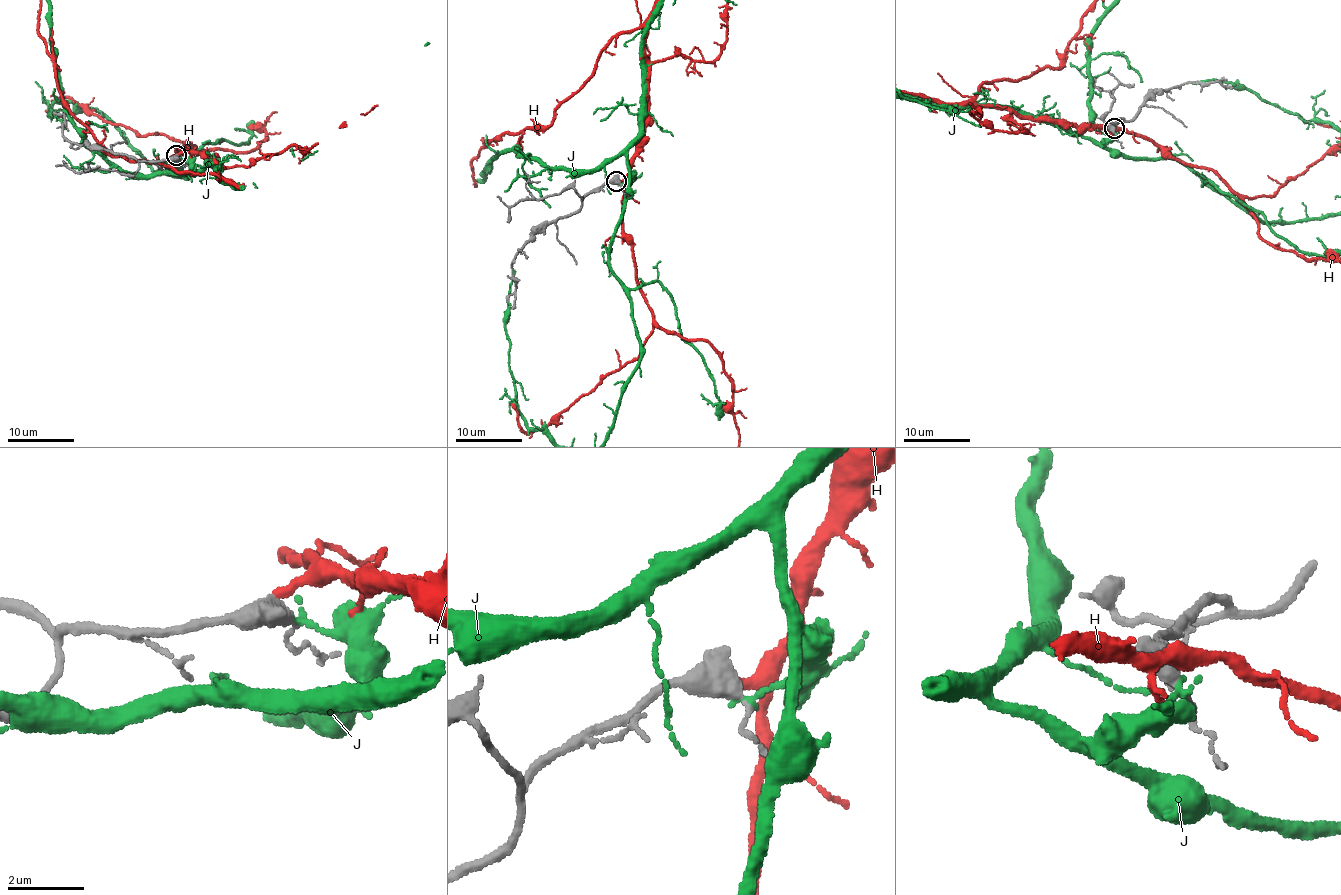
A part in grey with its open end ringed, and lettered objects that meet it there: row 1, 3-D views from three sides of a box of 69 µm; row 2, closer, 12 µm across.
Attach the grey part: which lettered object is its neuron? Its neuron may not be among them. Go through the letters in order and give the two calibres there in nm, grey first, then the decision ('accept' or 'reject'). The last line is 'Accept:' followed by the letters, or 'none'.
H: 600/220 nm | accept
J: 440/160 nm | reject
Accept: H

